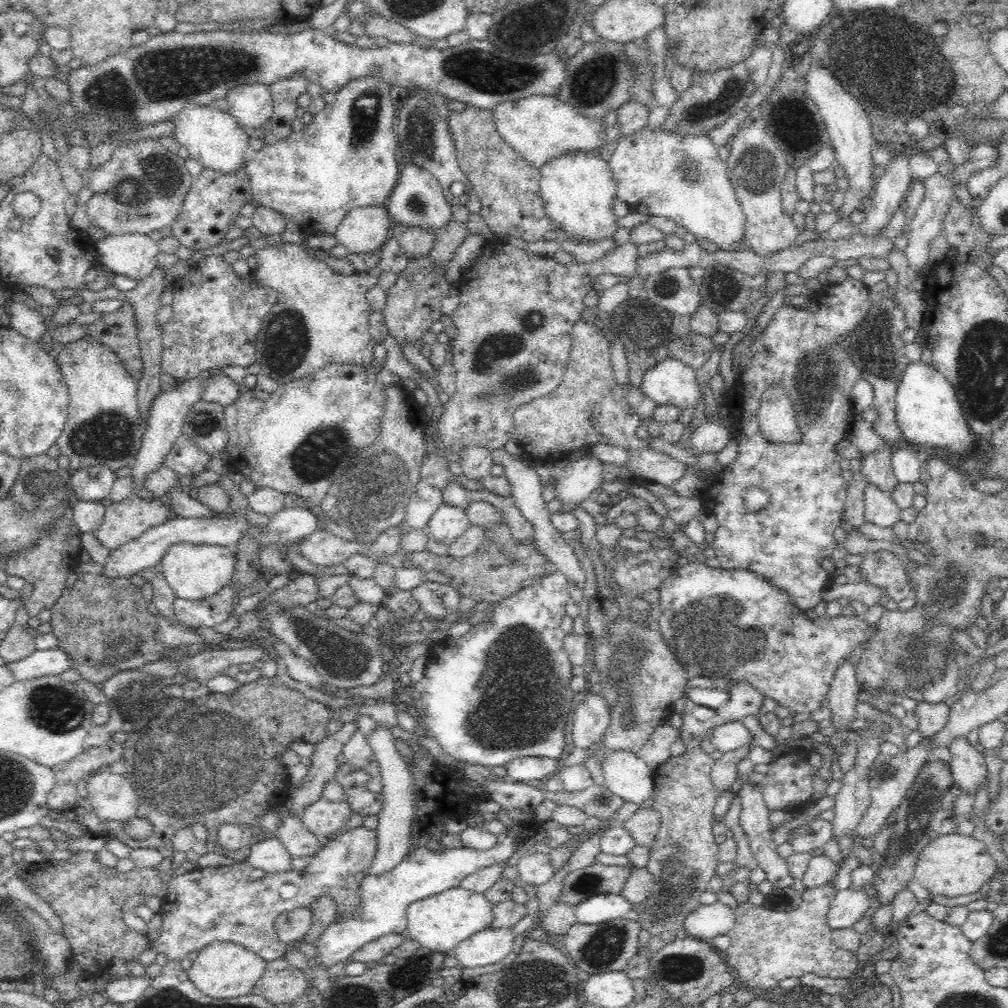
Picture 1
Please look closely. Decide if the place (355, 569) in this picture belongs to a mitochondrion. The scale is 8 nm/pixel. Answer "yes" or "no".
no

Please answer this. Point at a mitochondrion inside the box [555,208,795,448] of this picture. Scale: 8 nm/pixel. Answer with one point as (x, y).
(645, 338)

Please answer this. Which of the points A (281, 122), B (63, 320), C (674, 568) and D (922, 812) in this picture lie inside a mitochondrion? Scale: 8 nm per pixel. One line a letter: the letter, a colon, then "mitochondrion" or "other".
A: other
B: other
C: other
D: mitochondrion

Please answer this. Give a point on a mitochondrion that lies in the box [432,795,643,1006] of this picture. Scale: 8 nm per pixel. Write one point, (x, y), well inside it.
(605, 945)

